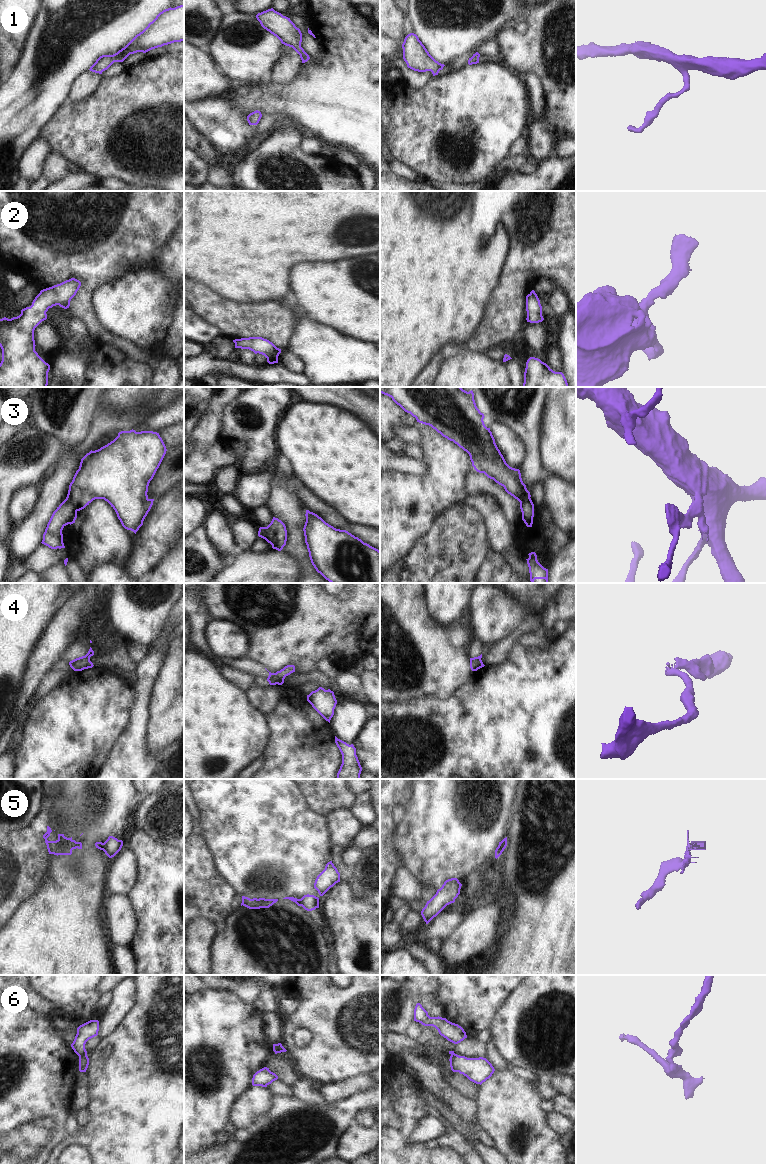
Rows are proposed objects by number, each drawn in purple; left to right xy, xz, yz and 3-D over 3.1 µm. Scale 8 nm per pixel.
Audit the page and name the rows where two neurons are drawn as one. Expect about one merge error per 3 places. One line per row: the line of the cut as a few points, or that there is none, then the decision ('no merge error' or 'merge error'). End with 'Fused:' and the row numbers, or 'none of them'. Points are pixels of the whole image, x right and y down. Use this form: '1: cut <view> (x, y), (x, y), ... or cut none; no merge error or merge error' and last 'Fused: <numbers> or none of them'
1: cut none; no merge error
2: cut none; no merge error
3: cut xy (66, 498), (77, 510); merge error
4: cut xy (89, 657), (77, 659), (70, 665); merge error
5: cut xz (299, 899), (301, 905); merge error
6: cut xy (86, 1053), (79, 1058); merge error
Fused: 3, 4, 5, 6

